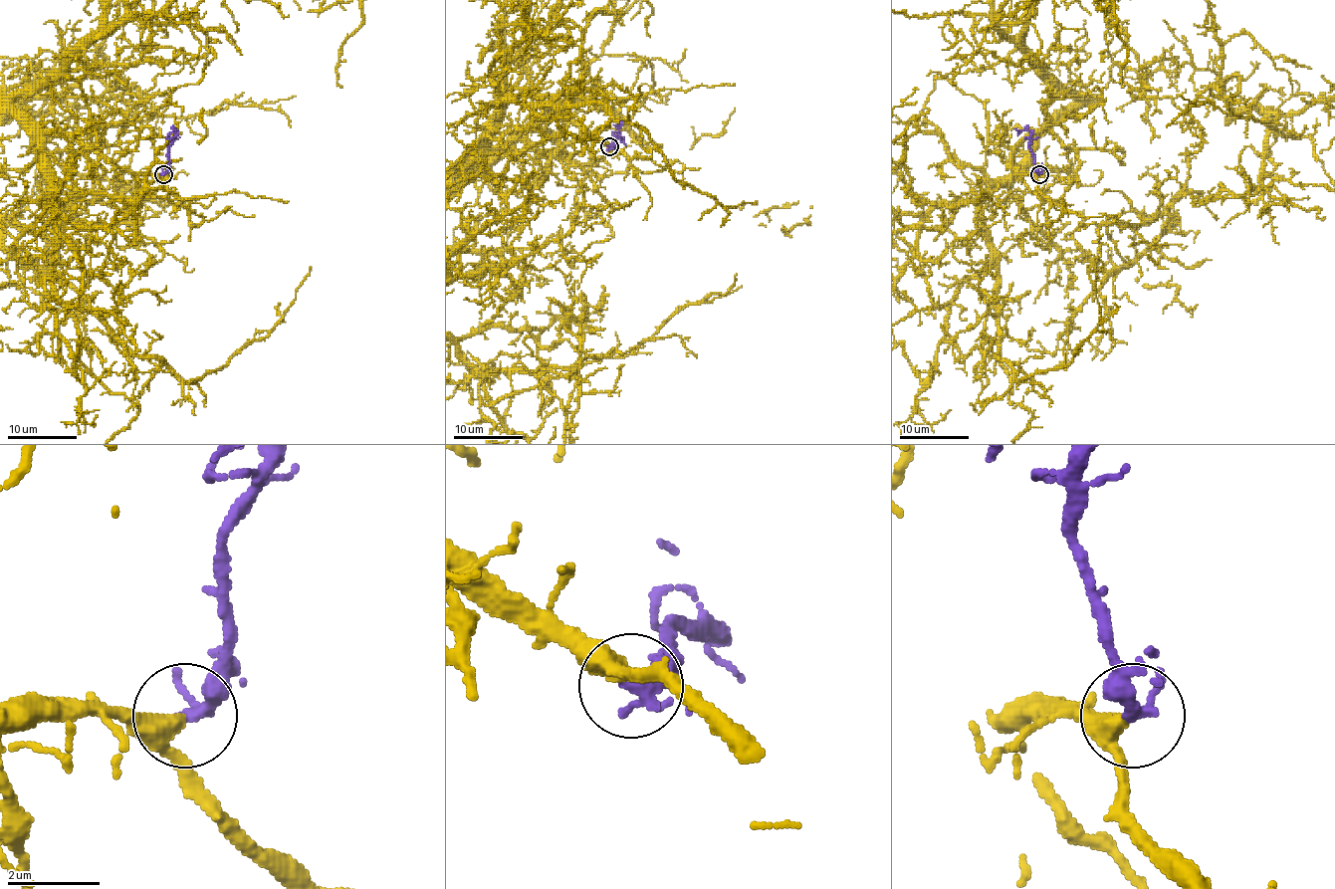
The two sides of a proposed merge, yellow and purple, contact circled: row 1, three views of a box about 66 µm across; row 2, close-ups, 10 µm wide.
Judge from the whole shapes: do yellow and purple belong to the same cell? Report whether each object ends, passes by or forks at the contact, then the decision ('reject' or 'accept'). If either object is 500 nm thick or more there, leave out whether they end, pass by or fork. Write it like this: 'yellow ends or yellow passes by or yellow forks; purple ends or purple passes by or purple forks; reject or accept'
yellow passes by; purple passes by; accept

